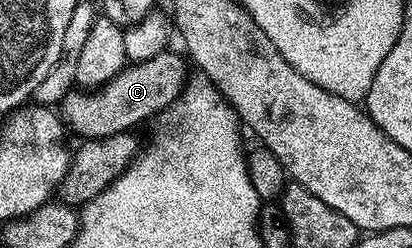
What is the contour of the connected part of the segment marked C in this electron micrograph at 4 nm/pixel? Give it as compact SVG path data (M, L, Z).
M166 49L158 56L137 64L128 64L105 86L97 88L75 88L62 97L60 115L71 131L79 134L79 139L103 138L133 131L133 126L151 119L167 110L187 83L186 66L188 62L181 53L173 54L173 49Z

